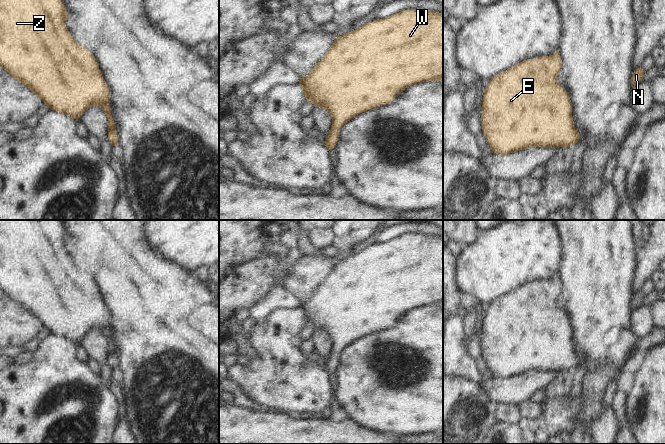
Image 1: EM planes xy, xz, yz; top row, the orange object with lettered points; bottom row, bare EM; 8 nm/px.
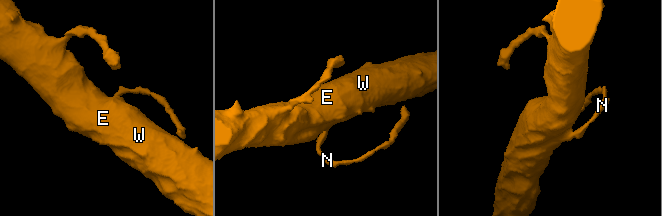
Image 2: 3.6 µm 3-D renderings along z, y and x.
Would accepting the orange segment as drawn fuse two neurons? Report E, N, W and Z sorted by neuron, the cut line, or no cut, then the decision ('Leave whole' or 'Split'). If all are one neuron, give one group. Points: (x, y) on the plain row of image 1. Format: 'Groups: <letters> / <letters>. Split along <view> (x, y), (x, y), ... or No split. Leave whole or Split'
Groups: E N W Z. No split. Leave whole

